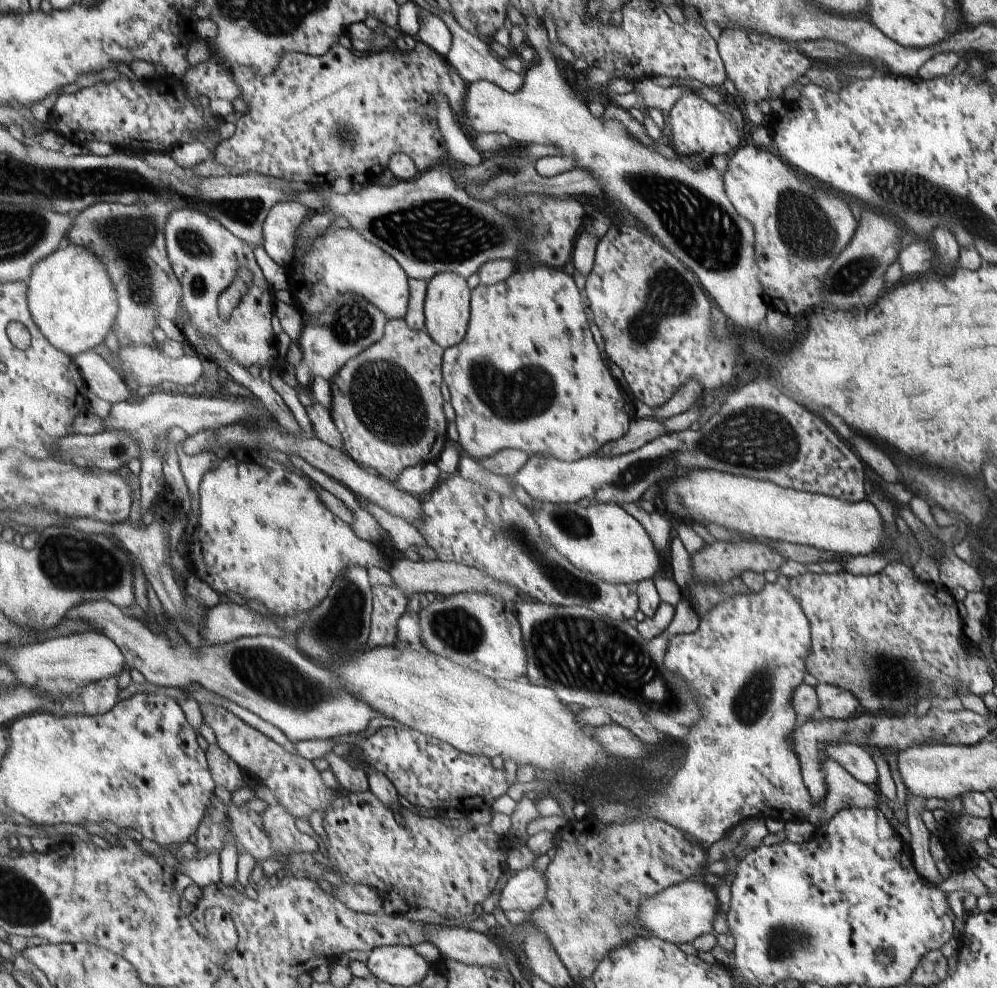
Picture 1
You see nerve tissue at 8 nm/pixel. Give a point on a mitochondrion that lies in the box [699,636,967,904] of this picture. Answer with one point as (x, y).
(890, 677)

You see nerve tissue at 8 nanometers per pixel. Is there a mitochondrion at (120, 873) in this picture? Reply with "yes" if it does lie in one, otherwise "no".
no

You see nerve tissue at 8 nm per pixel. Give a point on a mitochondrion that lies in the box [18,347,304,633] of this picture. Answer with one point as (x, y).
(68, 562)

